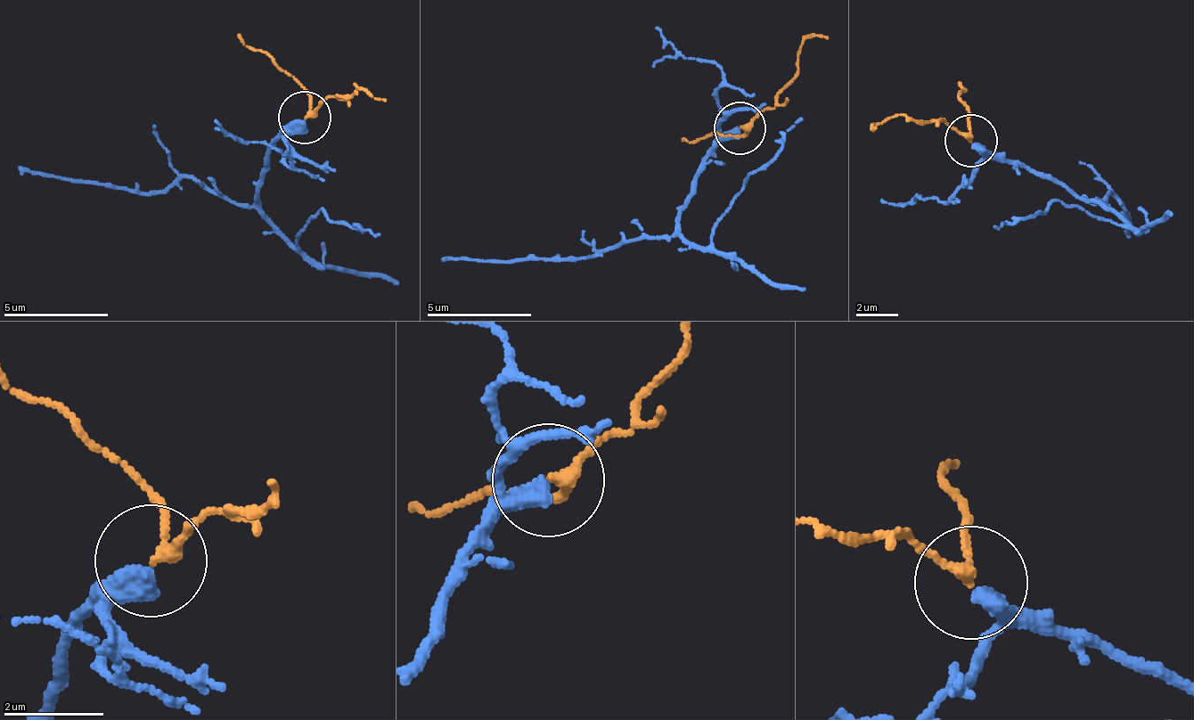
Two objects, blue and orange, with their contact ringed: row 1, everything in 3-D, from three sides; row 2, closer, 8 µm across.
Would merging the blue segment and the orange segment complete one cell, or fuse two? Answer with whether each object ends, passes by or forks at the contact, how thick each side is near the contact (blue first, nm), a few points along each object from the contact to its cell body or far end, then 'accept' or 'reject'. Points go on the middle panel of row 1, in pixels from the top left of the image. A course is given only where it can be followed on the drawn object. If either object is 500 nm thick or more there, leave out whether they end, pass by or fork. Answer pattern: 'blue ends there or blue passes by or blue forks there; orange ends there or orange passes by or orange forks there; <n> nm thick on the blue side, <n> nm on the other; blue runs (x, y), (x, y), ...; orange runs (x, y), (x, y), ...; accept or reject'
blue ends there; orange passes by; 460 nm thick on the blue side, 180 nm on the other; blue runs (740, 130), (715, 151), (669, 233), (648, 234), (614, 249), (535, 259), (448, 258), (442, 262); orange runs (741, 127), (794, 77), (799, 53), (808, 39), (829, 40); accept

